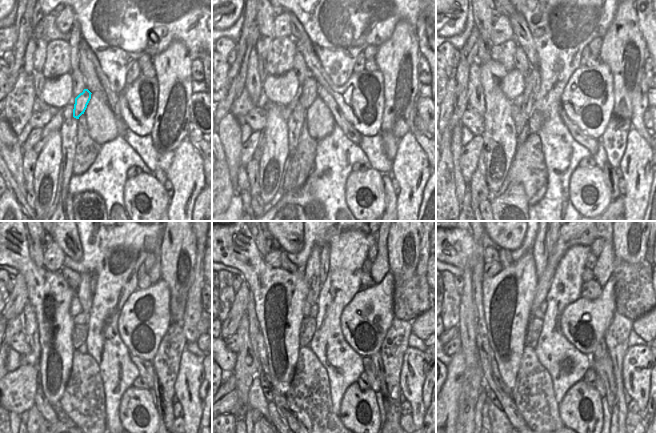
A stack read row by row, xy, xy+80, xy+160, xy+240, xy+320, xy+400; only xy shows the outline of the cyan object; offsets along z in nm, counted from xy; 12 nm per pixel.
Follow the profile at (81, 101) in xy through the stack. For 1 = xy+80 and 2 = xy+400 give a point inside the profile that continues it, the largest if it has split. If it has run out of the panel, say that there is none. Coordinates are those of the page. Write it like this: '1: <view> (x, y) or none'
1: xy+80 (308, 95)
2: xy+400 (552, 241)

